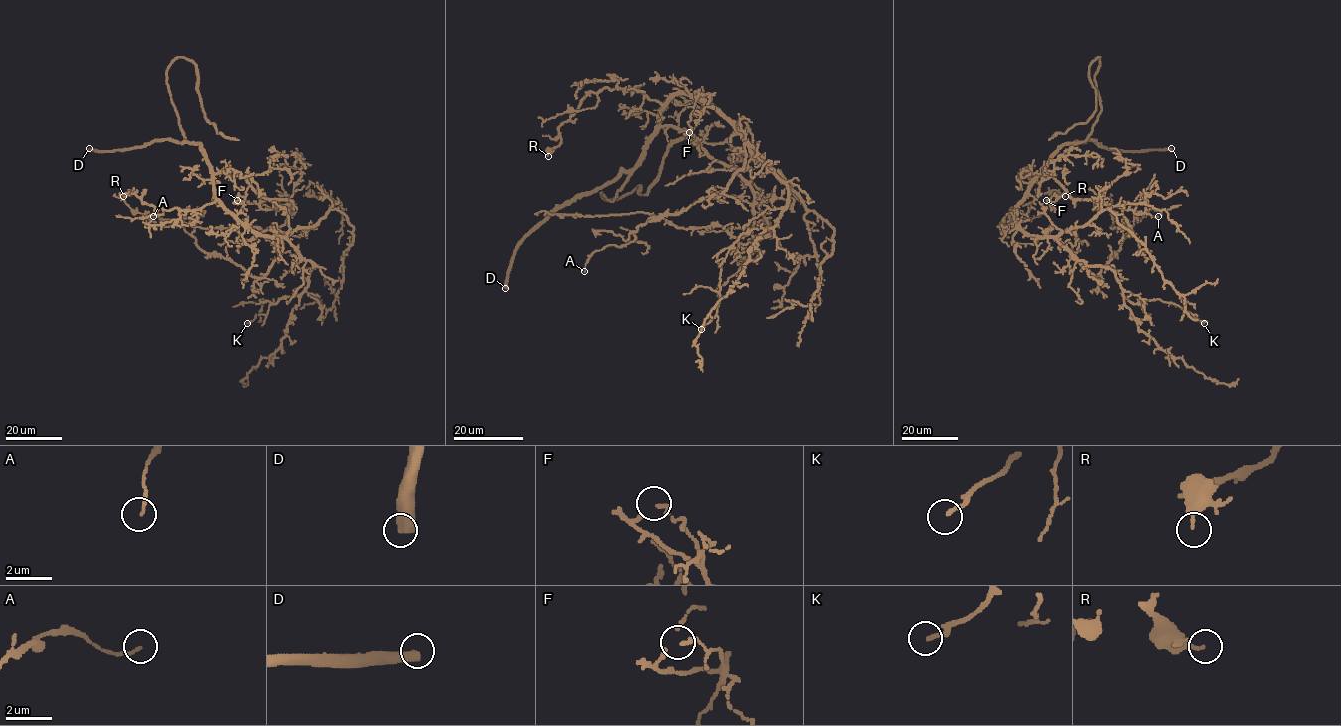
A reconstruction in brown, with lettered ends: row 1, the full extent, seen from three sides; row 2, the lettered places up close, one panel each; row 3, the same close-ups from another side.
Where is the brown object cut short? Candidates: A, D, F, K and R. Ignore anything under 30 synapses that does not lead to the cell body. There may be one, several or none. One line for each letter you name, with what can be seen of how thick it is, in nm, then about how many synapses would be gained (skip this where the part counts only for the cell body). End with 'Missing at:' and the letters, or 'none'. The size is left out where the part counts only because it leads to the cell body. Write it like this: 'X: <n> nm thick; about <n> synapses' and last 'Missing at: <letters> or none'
D: 500 nm thick; about 1000 synapses
Missing at: D

